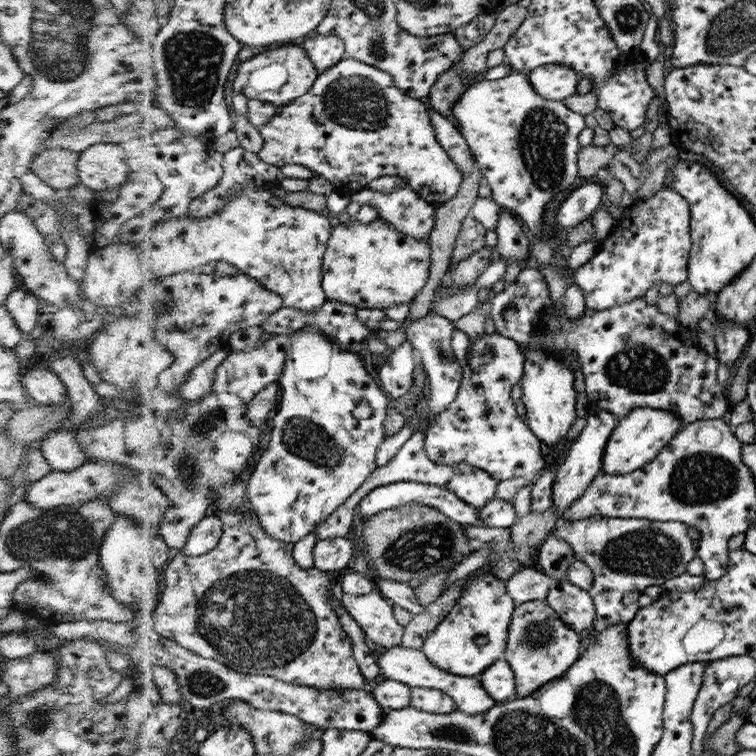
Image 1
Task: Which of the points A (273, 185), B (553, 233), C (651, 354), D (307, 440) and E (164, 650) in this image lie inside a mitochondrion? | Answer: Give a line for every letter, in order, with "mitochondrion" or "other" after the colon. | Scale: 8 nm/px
A: other
B: other
C: mitochondrion
D: mitochondrion
E: other

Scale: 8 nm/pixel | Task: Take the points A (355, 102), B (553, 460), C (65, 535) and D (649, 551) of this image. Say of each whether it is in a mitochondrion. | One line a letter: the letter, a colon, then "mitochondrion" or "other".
A: mitochondrion
B: other
C: mitochondrion
D: mitochondrion

